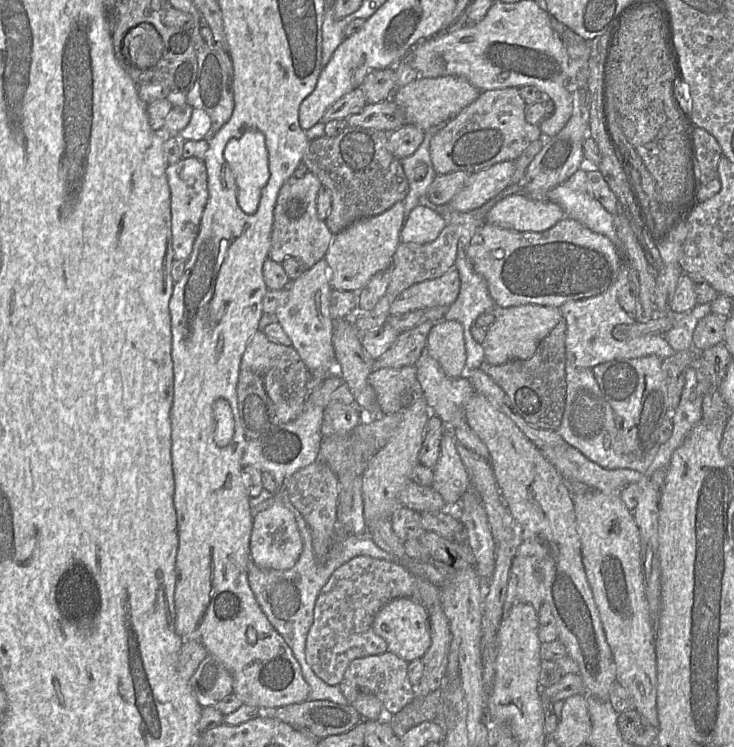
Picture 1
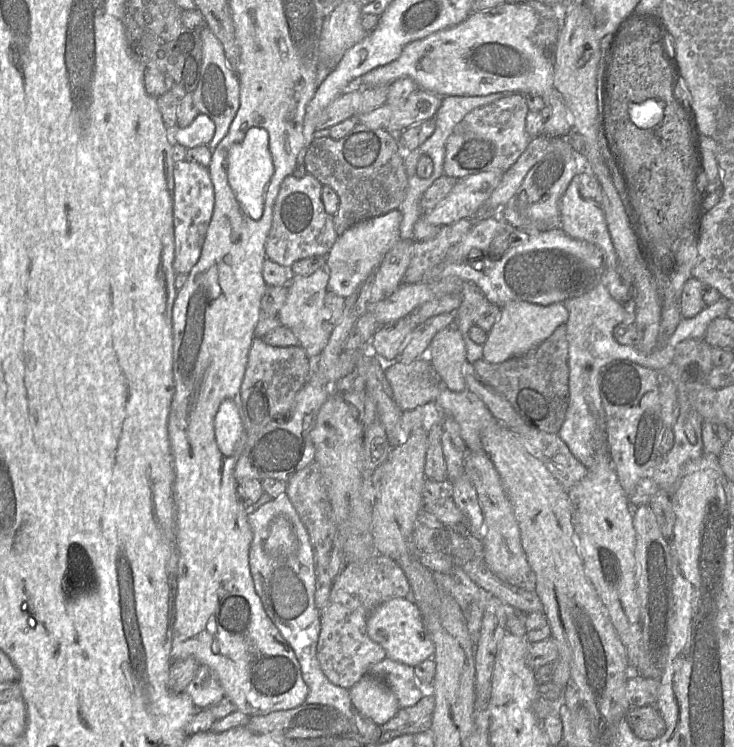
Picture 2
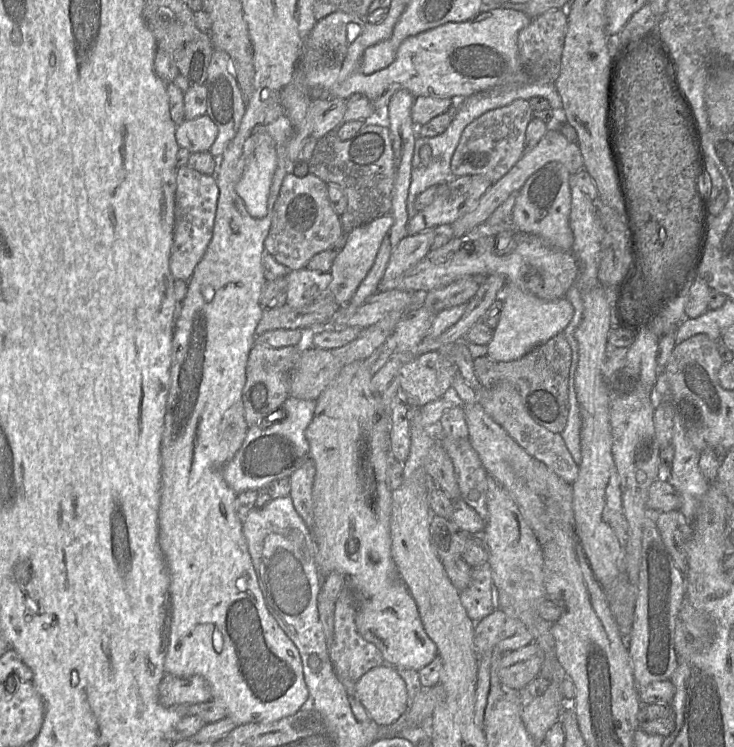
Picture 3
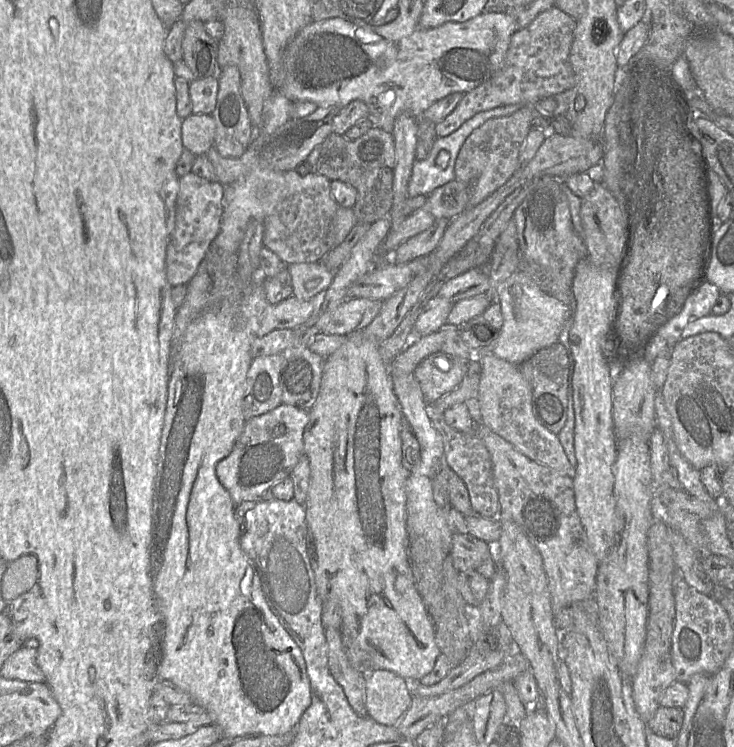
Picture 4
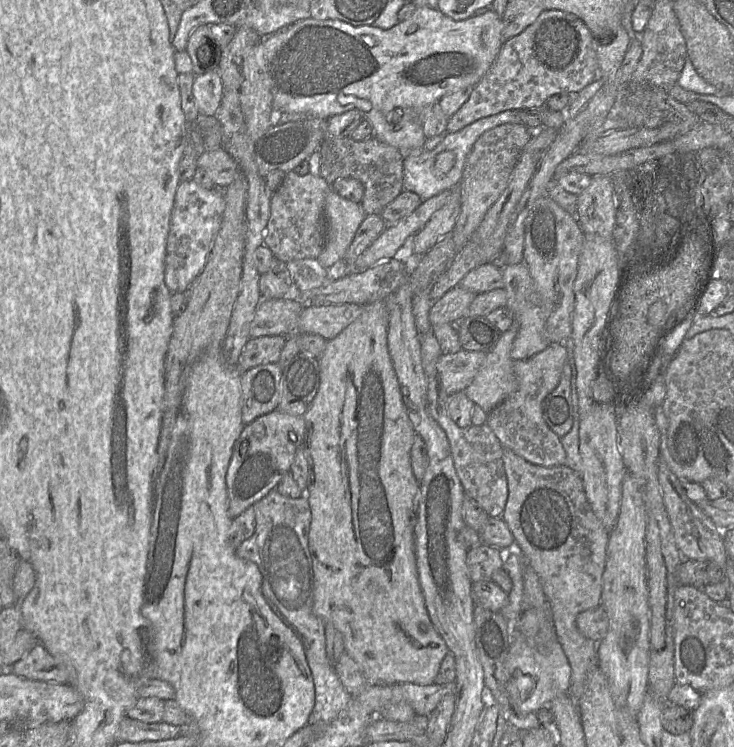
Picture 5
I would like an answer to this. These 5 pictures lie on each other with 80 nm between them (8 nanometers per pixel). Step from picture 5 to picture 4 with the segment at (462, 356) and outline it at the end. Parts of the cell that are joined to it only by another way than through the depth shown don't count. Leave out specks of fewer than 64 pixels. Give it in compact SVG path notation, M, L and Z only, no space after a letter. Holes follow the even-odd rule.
M436 352L421 361L413 371L427 404L456 389L468 372L469 360Z

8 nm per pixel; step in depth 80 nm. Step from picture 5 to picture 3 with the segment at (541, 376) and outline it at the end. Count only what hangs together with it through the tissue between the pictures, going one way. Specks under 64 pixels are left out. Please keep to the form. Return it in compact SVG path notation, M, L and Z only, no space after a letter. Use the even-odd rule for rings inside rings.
M501 383L491 389L483 387L476 392L476 398L485 412L529 455L544 463L566 483L572 485L576 481L580 465L575 463L561 434L551 432L533 420L513 385Z

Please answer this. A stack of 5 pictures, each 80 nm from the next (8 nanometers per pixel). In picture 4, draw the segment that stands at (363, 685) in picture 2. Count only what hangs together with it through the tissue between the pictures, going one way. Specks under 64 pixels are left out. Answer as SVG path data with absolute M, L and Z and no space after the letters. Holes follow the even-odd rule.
M376 669L365 678L367 715L381 725L396 726L408 711L412 697L405 679L392 671Z

